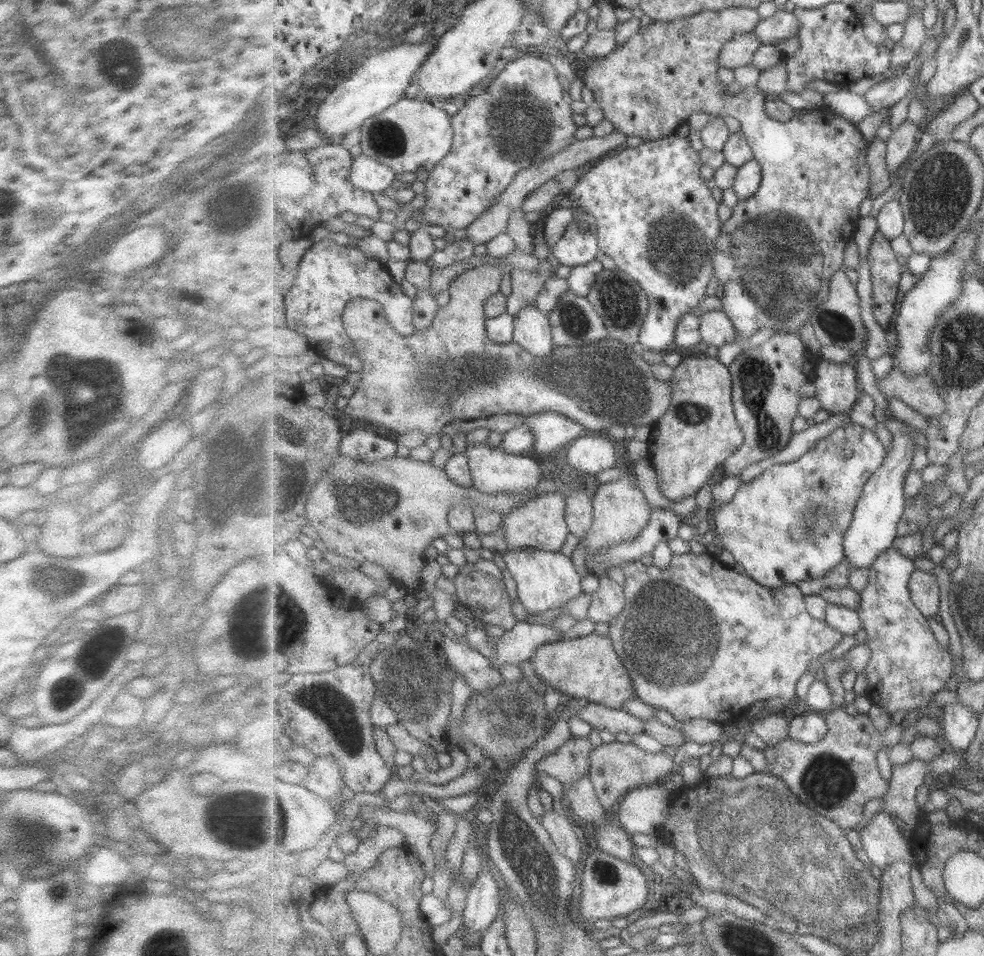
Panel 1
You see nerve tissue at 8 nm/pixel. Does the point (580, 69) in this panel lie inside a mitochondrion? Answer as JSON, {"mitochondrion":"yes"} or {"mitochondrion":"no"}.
{"mitochondrion":"no"}

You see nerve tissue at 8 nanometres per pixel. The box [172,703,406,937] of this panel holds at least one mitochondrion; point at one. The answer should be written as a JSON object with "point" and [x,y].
{"point":[236,818]}

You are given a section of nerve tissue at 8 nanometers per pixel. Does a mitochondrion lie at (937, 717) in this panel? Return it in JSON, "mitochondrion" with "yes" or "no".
{"mitochondrion":"no"}

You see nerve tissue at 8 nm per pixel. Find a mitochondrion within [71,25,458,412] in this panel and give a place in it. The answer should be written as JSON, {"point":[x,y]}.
{"point":[386,137]}

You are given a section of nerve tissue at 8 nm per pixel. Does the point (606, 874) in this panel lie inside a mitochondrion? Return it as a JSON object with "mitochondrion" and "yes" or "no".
{"mitochondrion":"yes"}

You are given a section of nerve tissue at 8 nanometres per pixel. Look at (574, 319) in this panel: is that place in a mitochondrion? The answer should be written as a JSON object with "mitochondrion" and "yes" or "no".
{"mitochondrion":"yes"}

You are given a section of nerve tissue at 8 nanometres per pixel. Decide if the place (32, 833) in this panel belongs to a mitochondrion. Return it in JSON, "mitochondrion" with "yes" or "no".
{"mitochondrion":"no"}

